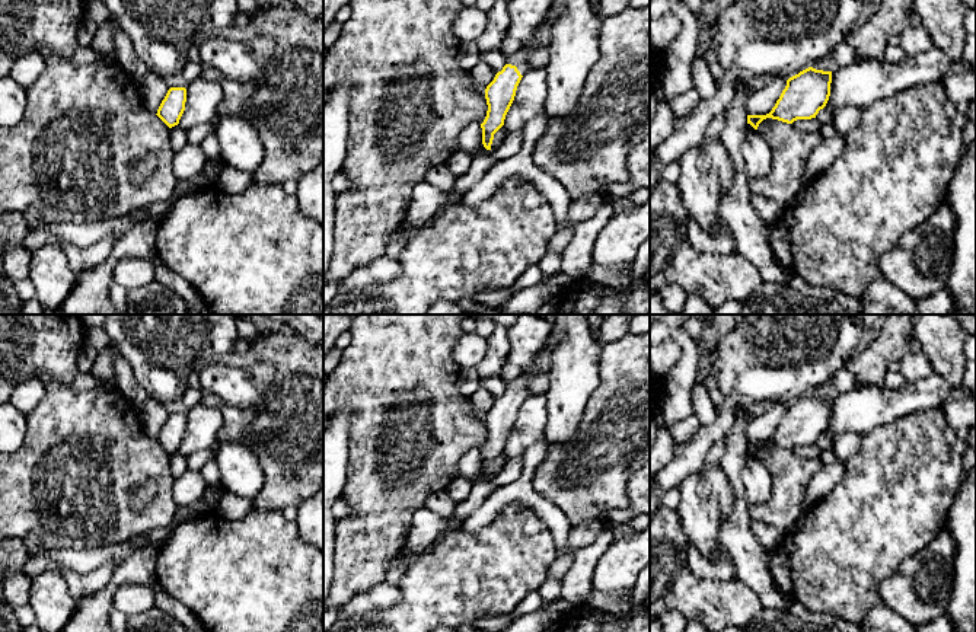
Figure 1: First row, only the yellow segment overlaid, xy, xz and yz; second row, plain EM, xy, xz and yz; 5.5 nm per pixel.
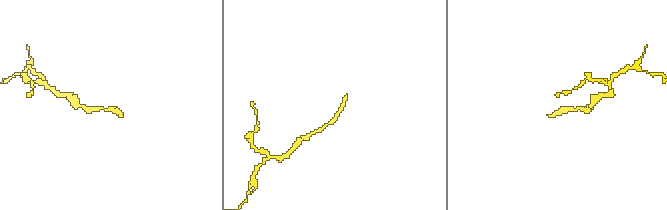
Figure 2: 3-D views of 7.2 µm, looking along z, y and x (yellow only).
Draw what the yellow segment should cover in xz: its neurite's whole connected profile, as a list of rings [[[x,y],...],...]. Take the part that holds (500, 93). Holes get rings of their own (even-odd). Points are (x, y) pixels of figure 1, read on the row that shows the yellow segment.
[[[554,3],[542,23],[535,29],[527,44],[507,57],[507,64],[498,71],[485,89],[488,105],[487,116],[481,124],[482,144],[491,150],[494,134],[504,125],[505,115],[514,100],[522,77],[530,70],[530,55],[546,44],[549,31],[561,15],[561,7]]]

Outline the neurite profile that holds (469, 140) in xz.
[[[479,122],[469,124],[457,137],[459,150],[478,156],[491,154],[505,140],[504,125],[494,134],[491,149],[487,150],[482,144],[482,128]]]

